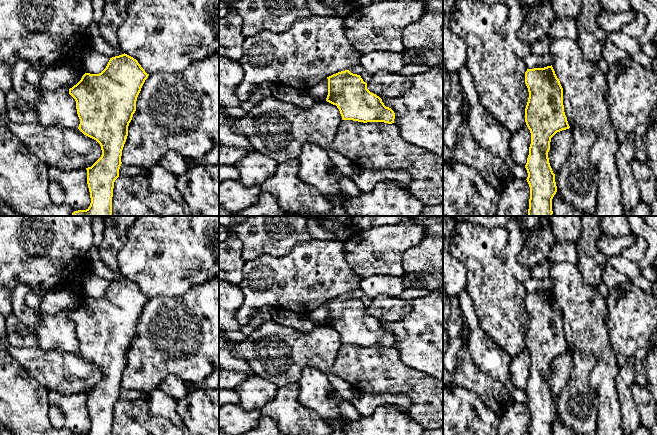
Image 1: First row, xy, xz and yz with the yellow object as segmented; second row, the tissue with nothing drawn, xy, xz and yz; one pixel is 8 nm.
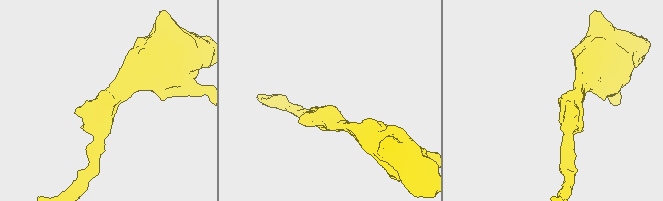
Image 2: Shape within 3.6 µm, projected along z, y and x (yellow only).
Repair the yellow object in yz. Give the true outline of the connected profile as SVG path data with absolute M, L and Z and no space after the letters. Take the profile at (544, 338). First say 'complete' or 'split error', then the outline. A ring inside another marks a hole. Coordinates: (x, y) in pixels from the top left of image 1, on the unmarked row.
complete; M552 289L527 293L525 308L529 316L525 346L531 357L525 389L530 411L528 435L552 435L557 410L548 382L550 366L557 356L570 352L564 336L563 312Z

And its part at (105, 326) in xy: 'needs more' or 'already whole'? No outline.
already whole

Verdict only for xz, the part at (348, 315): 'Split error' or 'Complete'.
Complete

